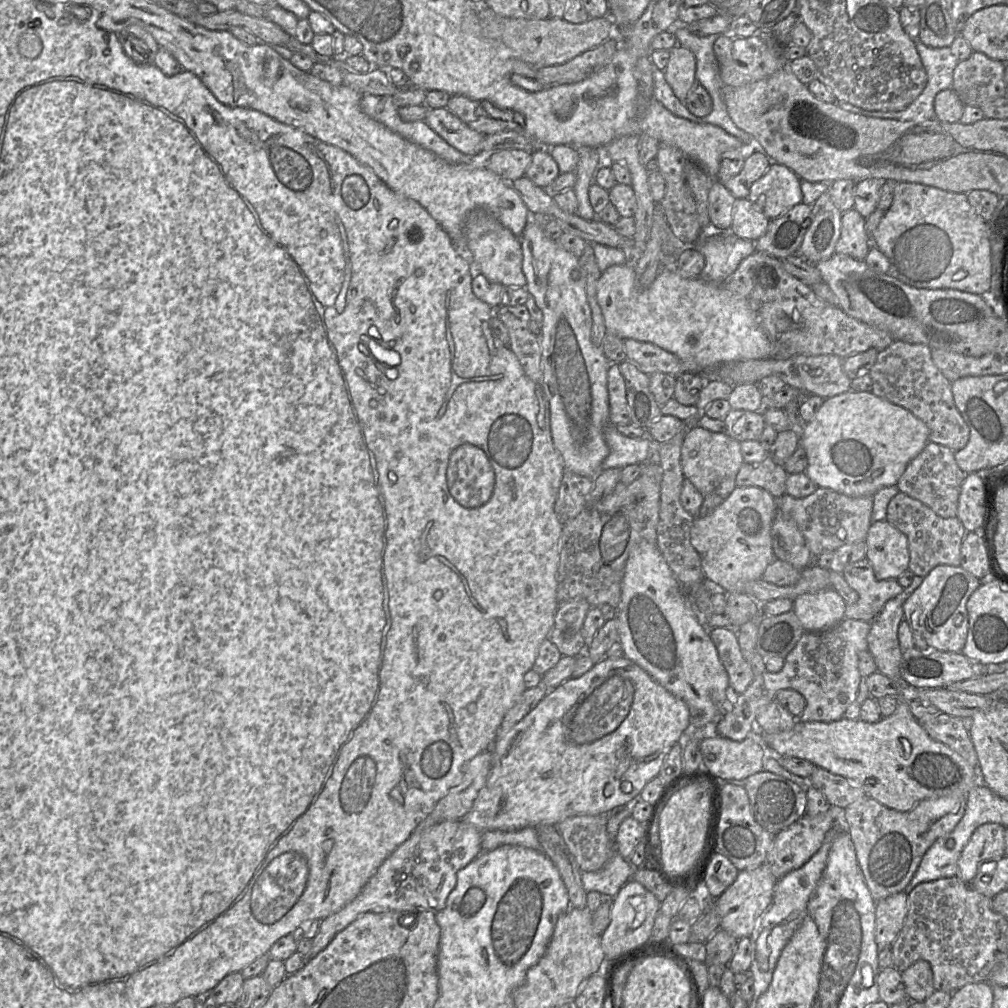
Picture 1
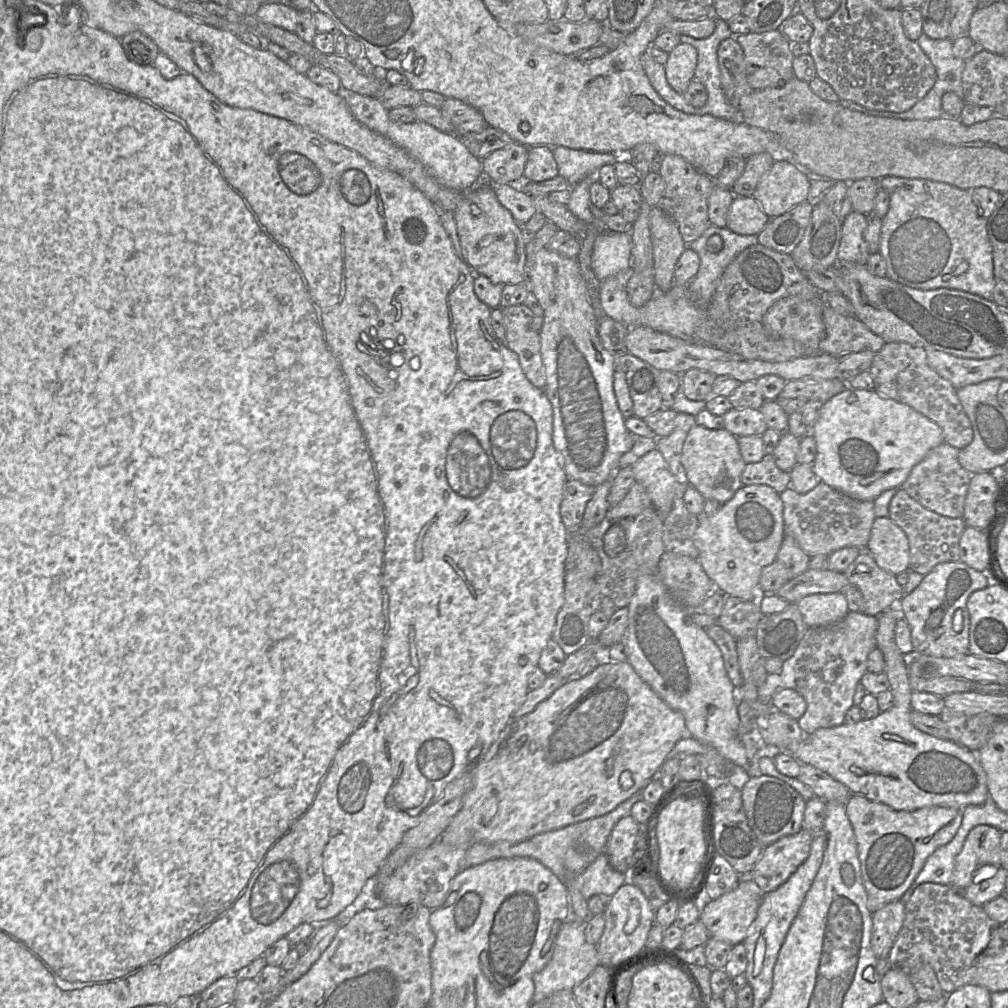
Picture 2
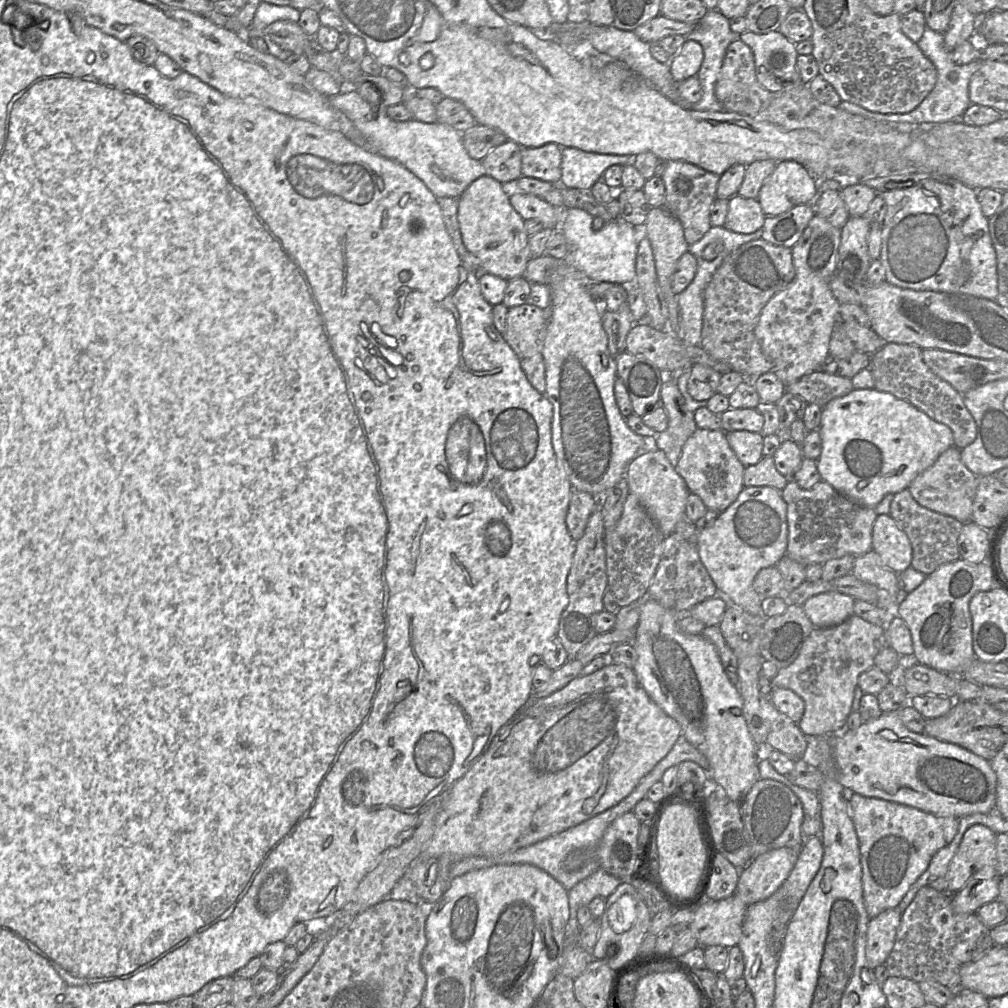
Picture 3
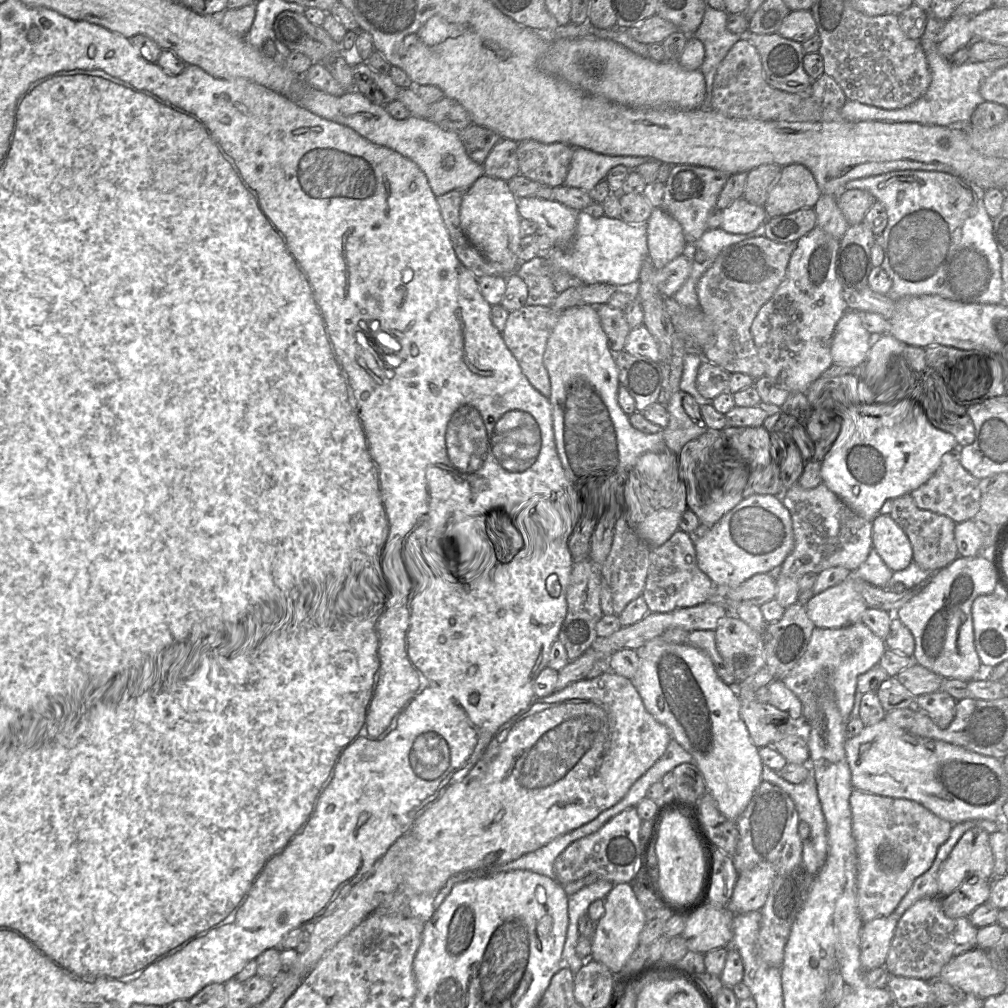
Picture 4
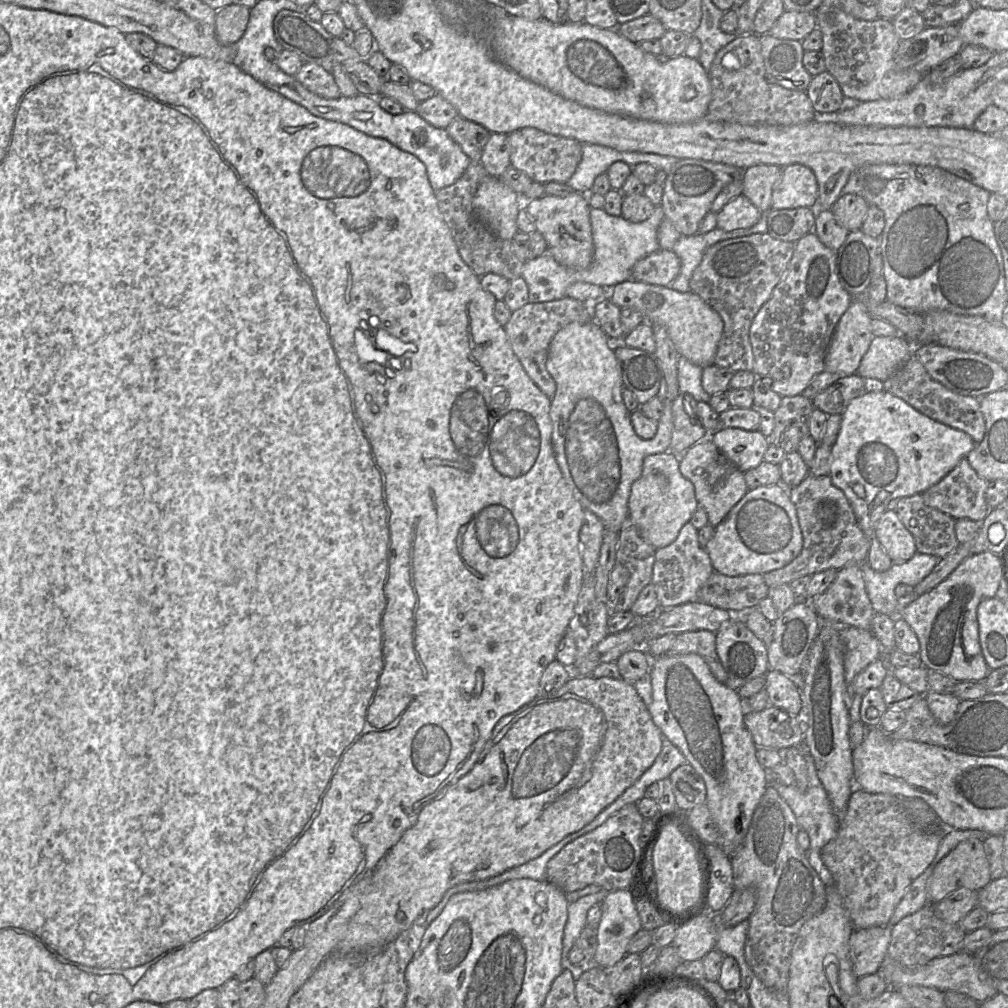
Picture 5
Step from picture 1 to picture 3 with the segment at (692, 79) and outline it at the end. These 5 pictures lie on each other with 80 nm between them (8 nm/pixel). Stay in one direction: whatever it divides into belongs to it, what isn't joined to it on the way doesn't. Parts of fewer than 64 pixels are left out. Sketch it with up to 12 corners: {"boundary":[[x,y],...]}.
{"boundary":[[685,40],[668,62],[675,83],[697,75],[703,48]]}

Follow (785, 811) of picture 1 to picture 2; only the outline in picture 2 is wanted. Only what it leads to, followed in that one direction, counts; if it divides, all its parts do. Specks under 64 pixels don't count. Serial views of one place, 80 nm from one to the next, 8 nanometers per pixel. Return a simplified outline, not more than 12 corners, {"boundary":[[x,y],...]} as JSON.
{"boundary":[[746,778],[749,826],[764,847],[803,829],[807,802],[784,781]]}

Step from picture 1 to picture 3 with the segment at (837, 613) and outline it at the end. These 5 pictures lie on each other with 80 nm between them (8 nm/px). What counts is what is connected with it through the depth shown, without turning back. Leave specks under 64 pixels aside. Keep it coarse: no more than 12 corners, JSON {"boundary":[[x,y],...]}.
{"boundary":[[830,591],[802,607],[815,628],[854,615],[852,596]]}

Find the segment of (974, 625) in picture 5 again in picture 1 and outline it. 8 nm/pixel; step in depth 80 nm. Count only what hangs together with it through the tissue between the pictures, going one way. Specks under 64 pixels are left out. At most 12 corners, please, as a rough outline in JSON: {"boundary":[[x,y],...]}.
{"boundary":[[934,567],[903,606],[915,647],[962,652],[980,580]]}

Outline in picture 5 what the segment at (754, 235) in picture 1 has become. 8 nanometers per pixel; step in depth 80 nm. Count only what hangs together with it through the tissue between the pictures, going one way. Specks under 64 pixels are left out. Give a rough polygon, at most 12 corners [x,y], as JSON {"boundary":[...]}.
{"boundary":[[744,195],[717,213],[717,227],[754,226],[763,213]]}

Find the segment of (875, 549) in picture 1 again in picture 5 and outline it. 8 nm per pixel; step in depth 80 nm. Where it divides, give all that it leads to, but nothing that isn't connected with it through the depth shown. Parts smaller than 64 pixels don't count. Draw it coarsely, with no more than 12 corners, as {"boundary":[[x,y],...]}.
{"boundary":[[895,510],[874,529],[893,563],[917,552],[913,535]]}

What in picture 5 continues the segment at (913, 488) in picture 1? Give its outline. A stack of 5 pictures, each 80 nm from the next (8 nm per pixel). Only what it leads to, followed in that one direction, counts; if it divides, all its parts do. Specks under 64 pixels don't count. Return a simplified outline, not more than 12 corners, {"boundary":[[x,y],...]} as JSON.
{"boundary":[[966,458],[921,493],[952,518],[981,522],[988,481]]}

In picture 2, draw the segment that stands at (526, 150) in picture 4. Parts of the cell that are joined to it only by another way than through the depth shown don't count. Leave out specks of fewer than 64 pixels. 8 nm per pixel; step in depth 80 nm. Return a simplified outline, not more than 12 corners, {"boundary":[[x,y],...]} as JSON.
{"boundary":[[529,147],[525,182],[558,175],[552,148]]}

